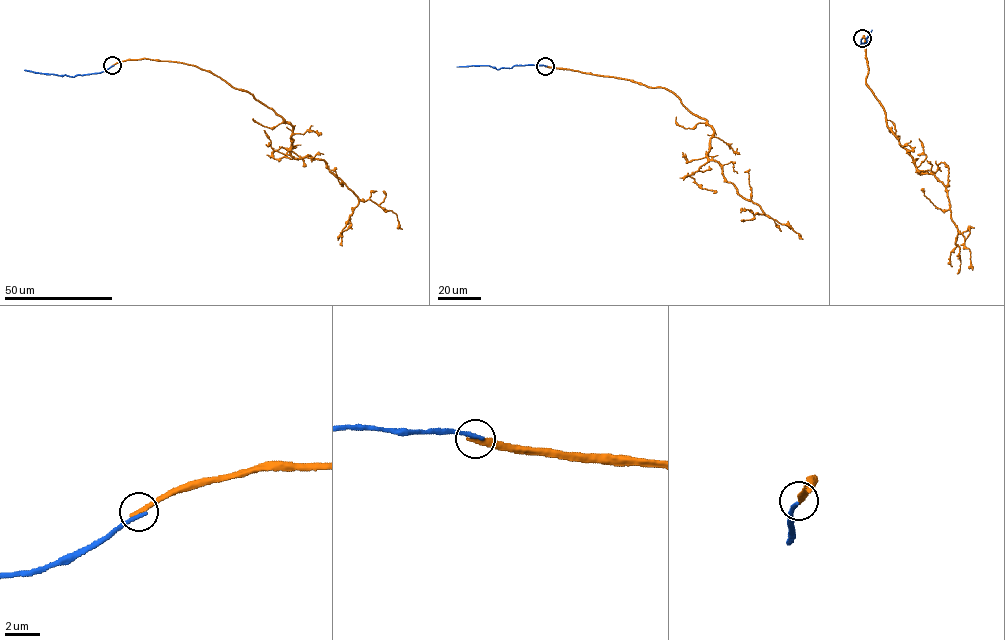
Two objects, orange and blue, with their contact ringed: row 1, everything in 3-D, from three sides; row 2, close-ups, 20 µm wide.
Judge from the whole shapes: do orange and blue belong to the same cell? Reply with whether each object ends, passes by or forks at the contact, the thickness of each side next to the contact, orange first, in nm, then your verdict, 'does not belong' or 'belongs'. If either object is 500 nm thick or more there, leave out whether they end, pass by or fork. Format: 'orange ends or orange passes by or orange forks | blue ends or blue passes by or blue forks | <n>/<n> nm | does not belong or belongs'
orange ends | blue ends | 320/260 nm | does not belong

